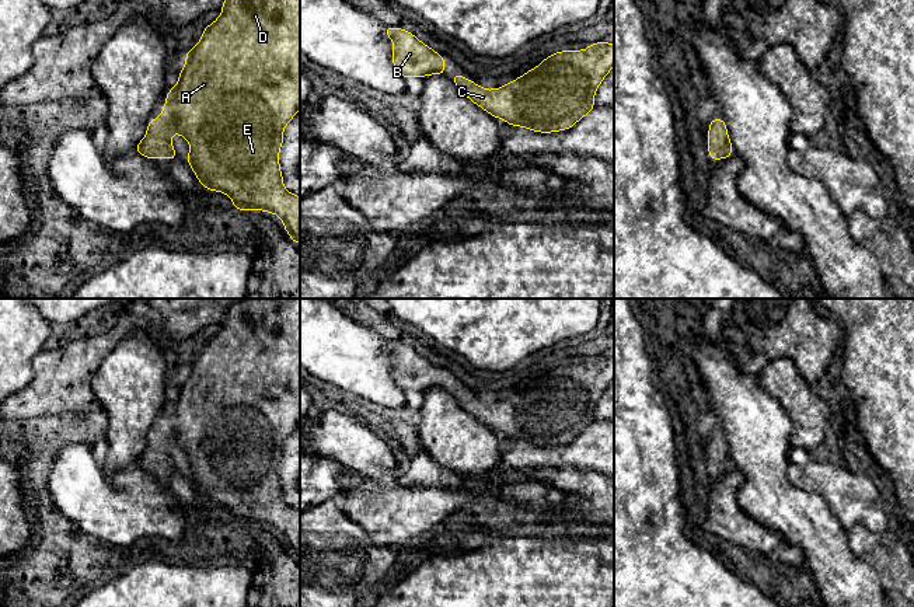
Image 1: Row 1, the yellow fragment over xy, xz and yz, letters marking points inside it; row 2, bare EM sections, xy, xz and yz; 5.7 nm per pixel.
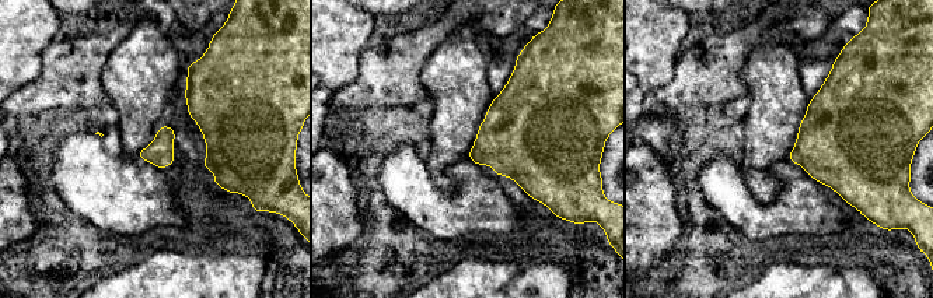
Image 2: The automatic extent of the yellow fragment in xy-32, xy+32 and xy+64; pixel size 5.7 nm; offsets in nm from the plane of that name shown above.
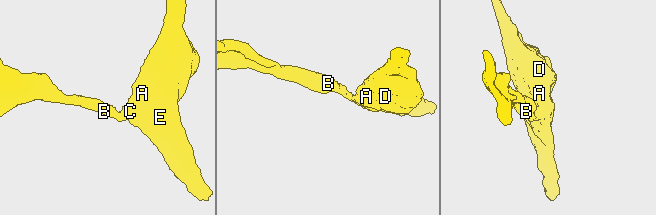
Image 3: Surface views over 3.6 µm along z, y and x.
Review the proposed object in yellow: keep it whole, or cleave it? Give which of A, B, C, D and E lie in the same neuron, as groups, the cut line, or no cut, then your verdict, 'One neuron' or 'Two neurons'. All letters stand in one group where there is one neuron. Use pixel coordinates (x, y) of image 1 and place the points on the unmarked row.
Groups: A B C D E. No split. One neuron

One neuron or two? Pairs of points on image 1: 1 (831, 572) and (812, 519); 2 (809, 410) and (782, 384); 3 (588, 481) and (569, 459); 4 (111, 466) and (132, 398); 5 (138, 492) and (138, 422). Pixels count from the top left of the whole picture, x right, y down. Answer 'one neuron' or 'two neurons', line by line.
1: one neuron
2: one neuron
3: two neurons
4: one neuron
5: two neurons

